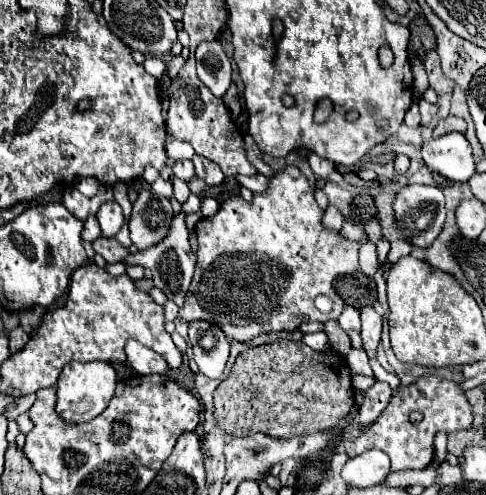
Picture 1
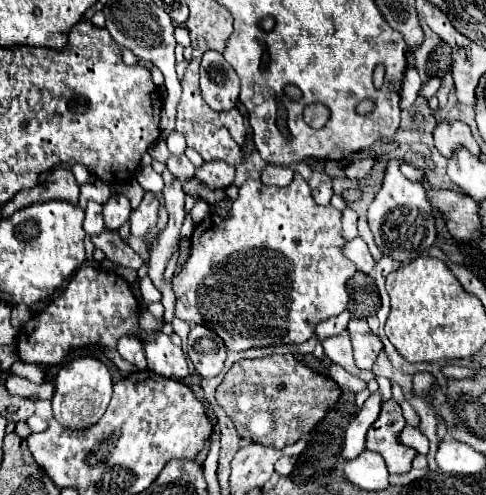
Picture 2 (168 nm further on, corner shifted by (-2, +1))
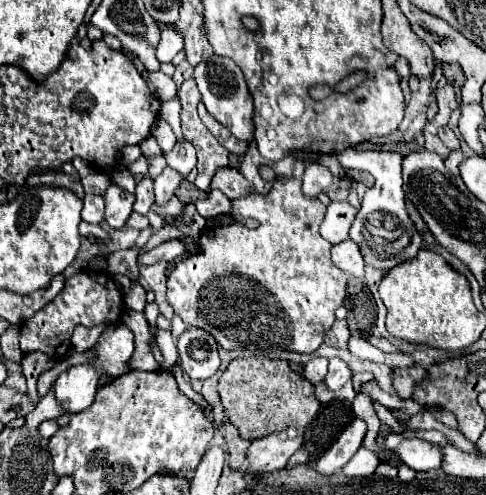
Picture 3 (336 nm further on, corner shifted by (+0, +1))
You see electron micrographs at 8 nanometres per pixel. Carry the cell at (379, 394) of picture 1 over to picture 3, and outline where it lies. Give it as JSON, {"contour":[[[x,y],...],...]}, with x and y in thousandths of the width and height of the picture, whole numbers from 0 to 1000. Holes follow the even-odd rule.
{"contour":[[[733,844],[700,877],[700,885],[650,929],[650,937],[646,937],[650,954],[679,962],[691,949],[700,949],[733,917],[733,909],[745,901],[749,881],[753,881],[753,853],[741,848],[741,844]]]}

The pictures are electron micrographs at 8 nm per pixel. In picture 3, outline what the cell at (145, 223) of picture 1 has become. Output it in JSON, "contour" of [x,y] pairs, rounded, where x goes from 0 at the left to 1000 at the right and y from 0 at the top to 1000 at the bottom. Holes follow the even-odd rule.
{"contour":[[[296,360],[284,376],[280,376],[280,408],[276,408],[276,424],[284,432],[305,432],[305,424],[317,412],[317,380],[313,380],[313,360]]]}

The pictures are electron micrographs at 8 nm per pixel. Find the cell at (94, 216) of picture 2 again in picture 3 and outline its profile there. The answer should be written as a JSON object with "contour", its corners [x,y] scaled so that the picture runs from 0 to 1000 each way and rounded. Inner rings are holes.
{"contour":[[[173,396],[169,444],[185,453],[206,453],[214,444],[214,404],[210,396]]]}

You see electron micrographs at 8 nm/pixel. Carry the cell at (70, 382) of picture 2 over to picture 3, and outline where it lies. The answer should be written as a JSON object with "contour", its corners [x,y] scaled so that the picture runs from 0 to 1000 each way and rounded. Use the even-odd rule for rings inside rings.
{"contour":[[[148,739],[111,772],[115,808],[140,836],[160,836],[189,820],[202,772],[206,764],[189,739]]]}

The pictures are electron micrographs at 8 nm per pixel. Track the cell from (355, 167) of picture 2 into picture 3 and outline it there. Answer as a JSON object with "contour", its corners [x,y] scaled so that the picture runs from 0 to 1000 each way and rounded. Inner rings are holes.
{"contour":[[[716,299],[695,311],[695,327],[708,339],[753,343],[774,364],[770,376],[749,392],[745,420],[720,461],[720,481],[737,489],[749,529],[782,545],[802,545],[844,521],[856,521],[868,481],[835,424],[835,392],[827,380],[827,315],[819,307],[733,307],[728,299]]]}

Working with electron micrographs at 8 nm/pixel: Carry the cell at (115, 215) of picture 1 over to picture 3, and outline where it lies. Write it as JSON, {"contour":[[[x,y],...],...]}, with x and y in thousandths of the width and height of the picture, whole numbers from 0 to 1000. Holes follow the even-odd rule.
{"contour":[[[230,372],[230,376],[222,376],[222,384],[214,392],[214,408],[218,408],[218,448],[230,461],[251,461],[259,453],[263,436],[272,432],[276,396],[263,392],[259,384],[251,384],[247,376]]]}

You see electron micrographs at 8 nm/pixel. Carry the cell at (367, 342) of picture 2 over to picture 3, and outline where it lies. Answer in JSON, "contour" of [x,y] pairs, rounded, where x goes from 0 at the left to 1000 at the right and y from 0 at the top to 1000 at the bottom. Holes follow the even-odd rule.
{"contour":[[[679,723],[679,743],[667,764],[667,776],[679,788],[700,788],[720,764],[724,764],[724,747],[716,743],[716,735],[700,723]]]}

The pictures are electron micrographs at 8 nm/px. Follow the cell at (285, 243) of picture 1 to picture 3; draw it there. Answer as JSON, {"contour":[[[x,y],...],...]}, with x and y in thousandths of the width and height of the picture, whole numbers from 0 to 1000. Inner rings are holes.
{"contour":[[[576,356],[576,360],[568,360],[568,368],[564,368],[564,376],[556,380],[551,392],[539,396],[539,392],[527,392],[527,388],[510,388],[506,396],[494,396],[494,400],[477,404],[477,428],[494,428],[494,444],[527,444],[535,457],[514,461],[514,457],[502,457],[490,444],[481,444],[469,457],[424,461],[412,473],[407,505],[395,517],[366,529],[362,541],[346,558],[346,614],[358,622],[358,630],[379,646],[383,659],[403,659],[403,663],[416,663],[416,667],[432,671],[461,707],[481,707],[481,703],[535,707],[535,711],[547,711],[547,707],[601,707],[601,711],[617,711],[617,715],[642,715],[667,691],[671,671],[687,655],[687,626],[695,618],[704,618],[704,610],[712,602],[712,570],[716,566],[712,566],[712,554],[700,541],[691,541],[679,525],[683,493],[658,477],[658,453],[667,444],[671,416],[650,400],[626,400],[617,376],[621,376],[621,364]]]}

